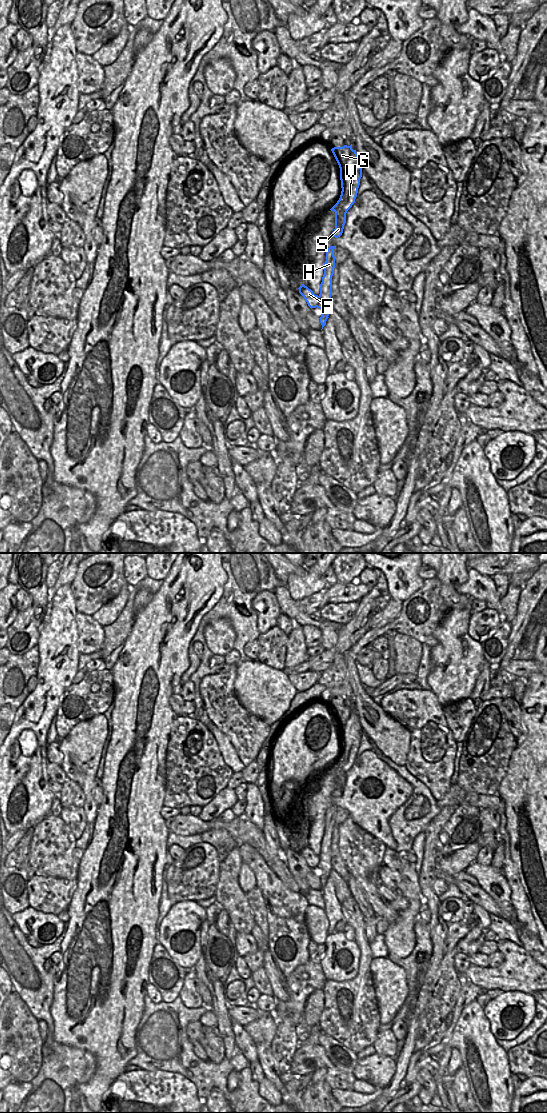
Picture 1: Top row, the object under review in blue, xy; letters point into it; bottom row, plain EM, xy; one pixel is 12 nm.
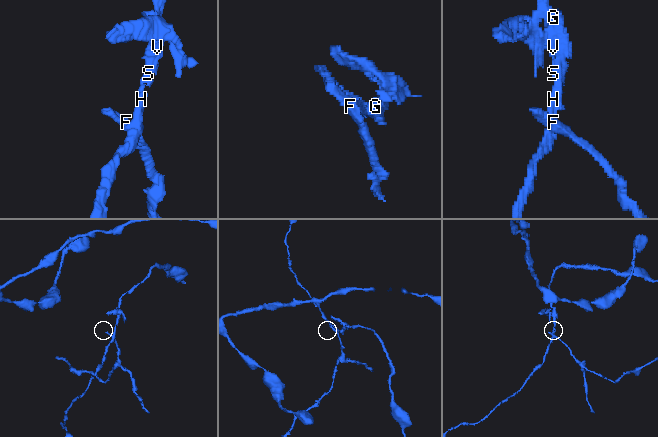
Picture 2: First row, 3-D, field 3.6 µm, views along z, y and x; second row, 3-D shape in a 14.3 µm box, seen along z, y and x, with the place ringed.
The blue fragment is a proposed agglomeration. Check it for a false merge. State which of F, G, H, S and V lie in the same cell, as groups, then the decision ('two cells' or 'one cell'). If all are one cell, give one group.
F / G H S V | two cells

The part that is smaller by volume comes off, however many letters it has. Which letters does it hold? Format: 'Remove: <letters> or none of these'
Remove: F

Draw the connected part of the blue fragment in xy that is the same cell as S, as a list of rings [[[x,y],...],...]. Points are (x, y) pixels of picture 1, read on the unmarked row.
[[[350,706],[334,707],[331,709],[340,728],[341,755],[337,763],[330,769],[335,772],[335,789],[333,797],[338,798],[342,795],[346,783],[346,773],[355,763],[362,728],[356,710]]]

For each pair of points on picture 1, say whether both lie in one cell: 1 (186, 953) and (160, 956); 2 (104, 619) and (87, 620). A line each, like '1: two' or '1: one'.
1: two
2: two

